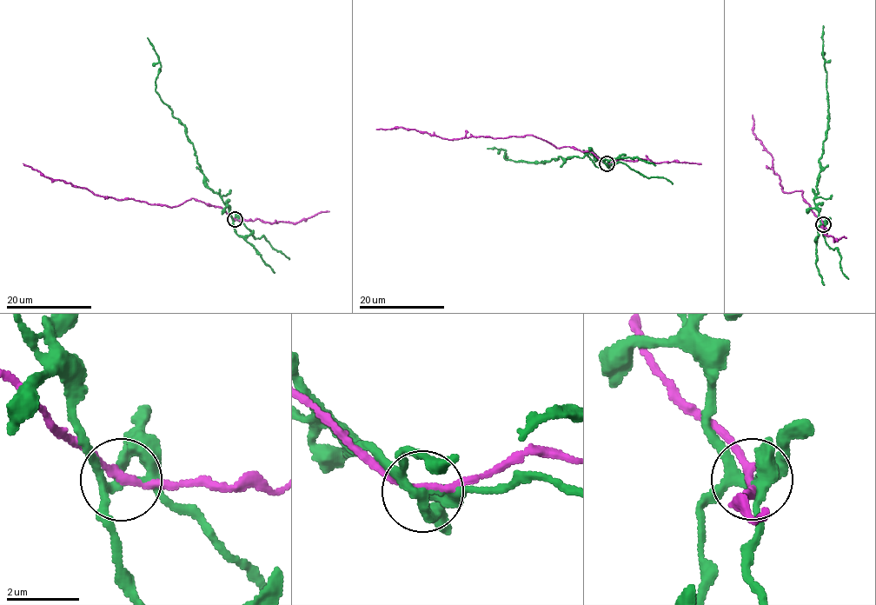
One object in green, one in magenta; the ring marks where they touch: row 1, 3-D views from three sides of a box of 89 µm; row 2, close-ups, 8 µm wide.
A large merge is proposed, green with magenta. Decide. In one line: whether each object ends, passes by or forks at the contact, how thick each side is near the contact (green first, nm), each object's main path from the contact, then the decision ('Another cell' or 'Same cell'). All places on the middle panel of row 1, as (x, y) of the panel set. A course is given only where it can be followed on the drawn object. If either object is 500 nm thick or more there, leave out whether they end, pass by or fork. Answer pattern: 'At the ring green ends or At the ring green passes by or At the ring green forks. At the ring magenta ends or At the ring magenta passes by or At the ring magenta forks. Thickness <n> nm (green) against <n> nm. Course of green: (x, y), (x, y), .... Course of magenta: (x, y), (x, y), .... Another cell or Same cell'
At the ring green forks. At the ring magenta passes by. Thickness 240 nm (green) against 180 nm. Course of green: (607, 163), (588, 153), (582, 157), (560, 156), (555, 160), (528, 162), (507, 160), (505, 150), (487, 149). Course of magenta: (607, 163), (592, 152), (581, 152), (568, 146), (558, 148), (531, 135), (447, 139), (414, 129), (375, 129). Another cell

